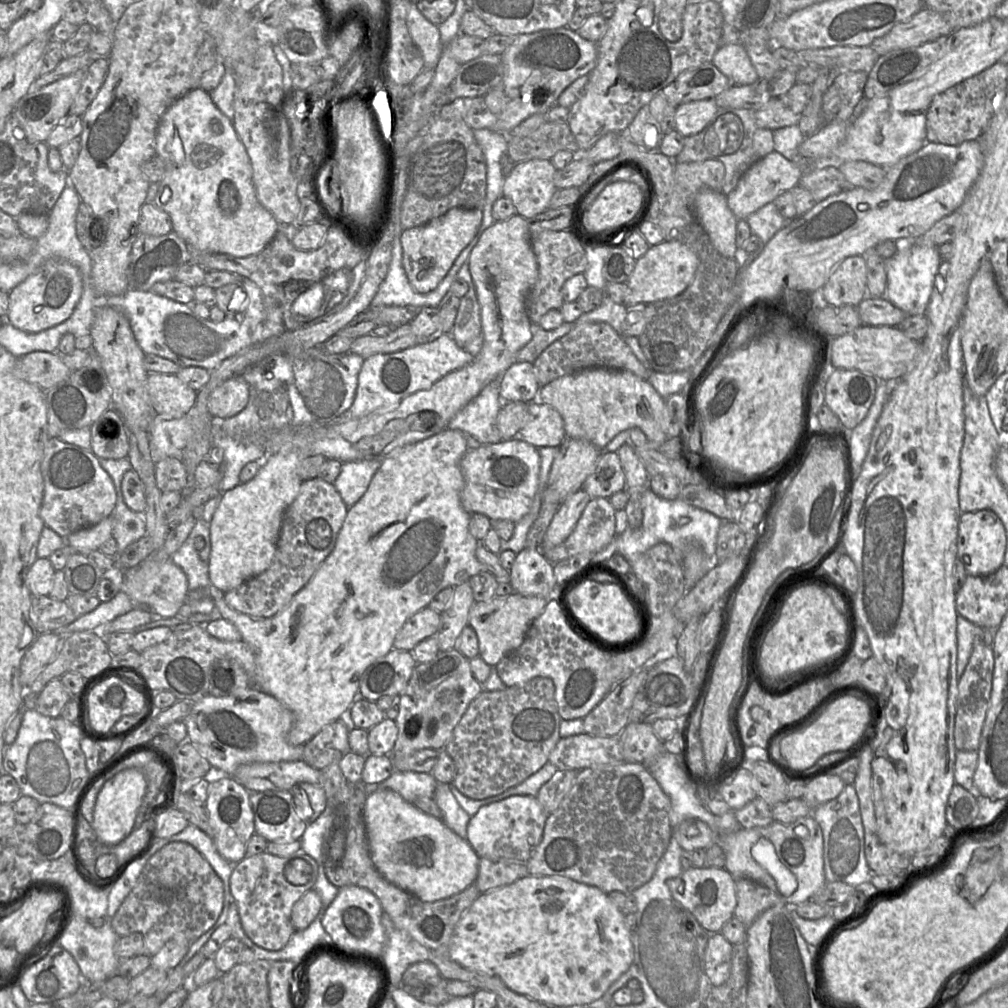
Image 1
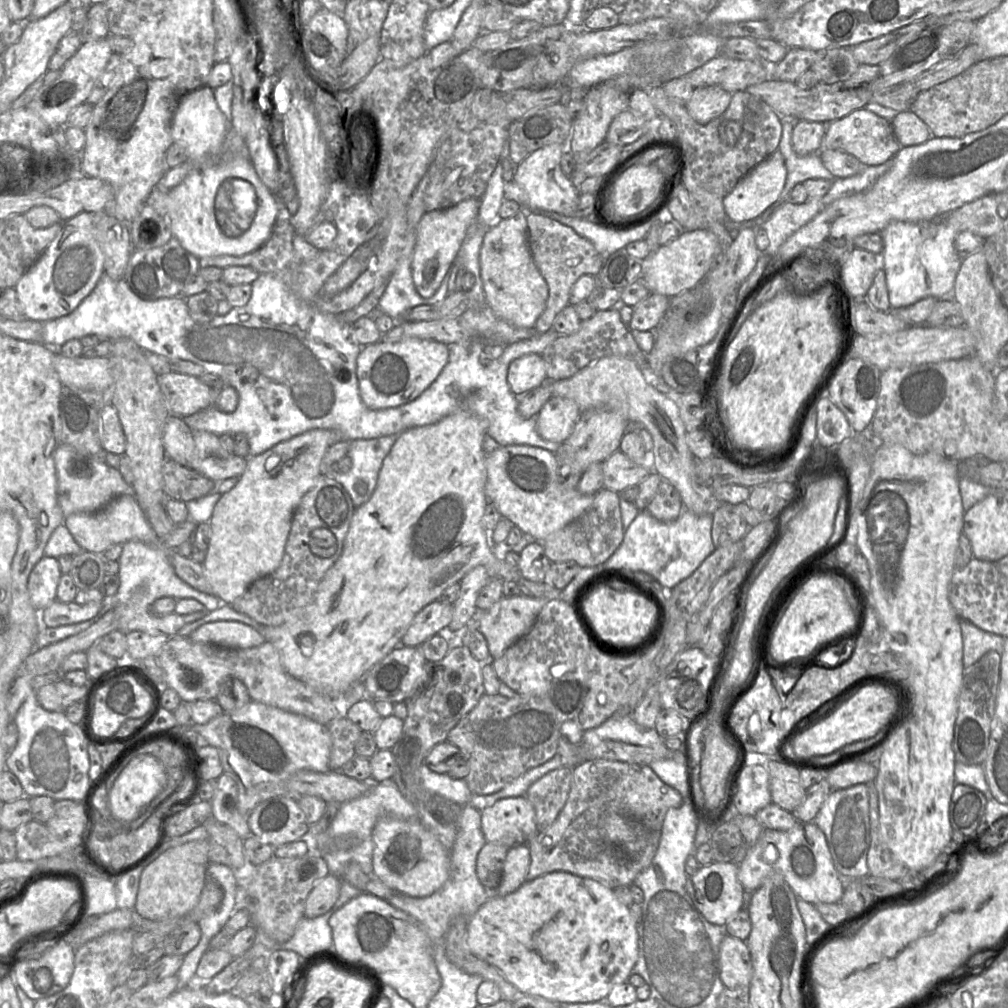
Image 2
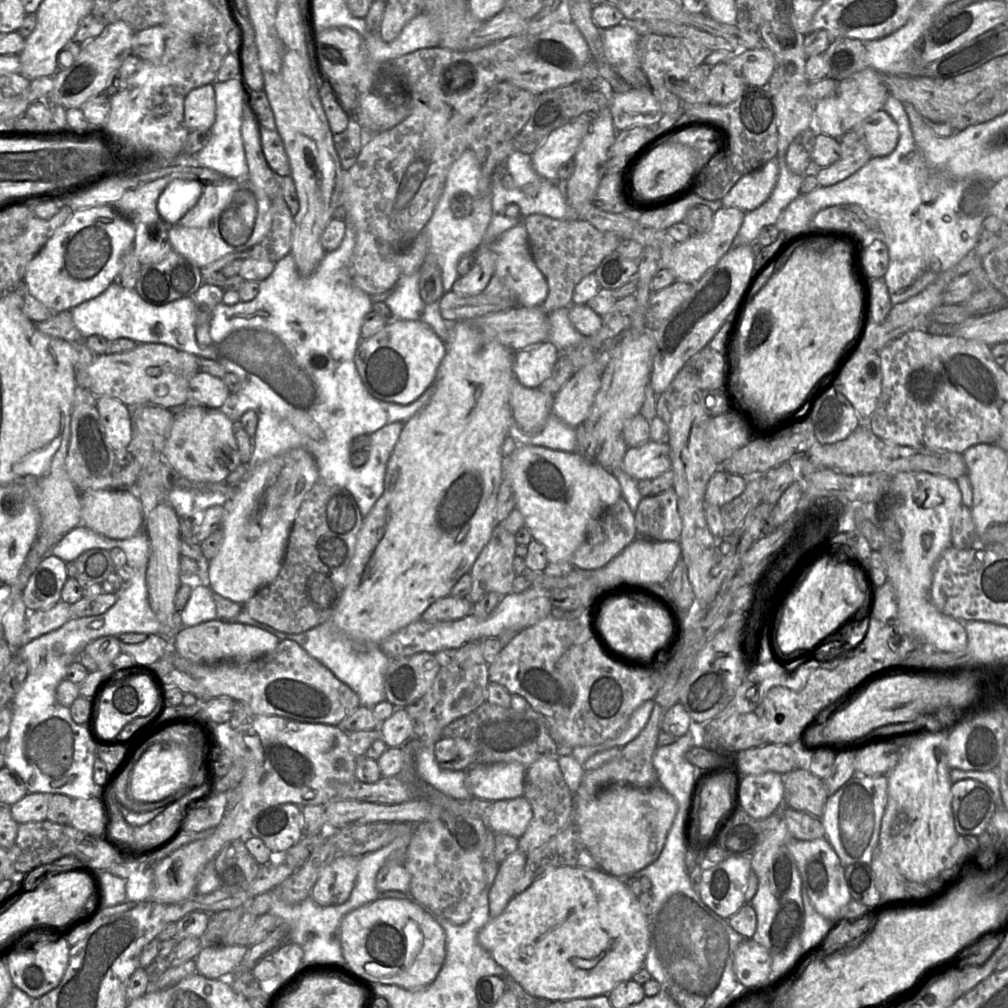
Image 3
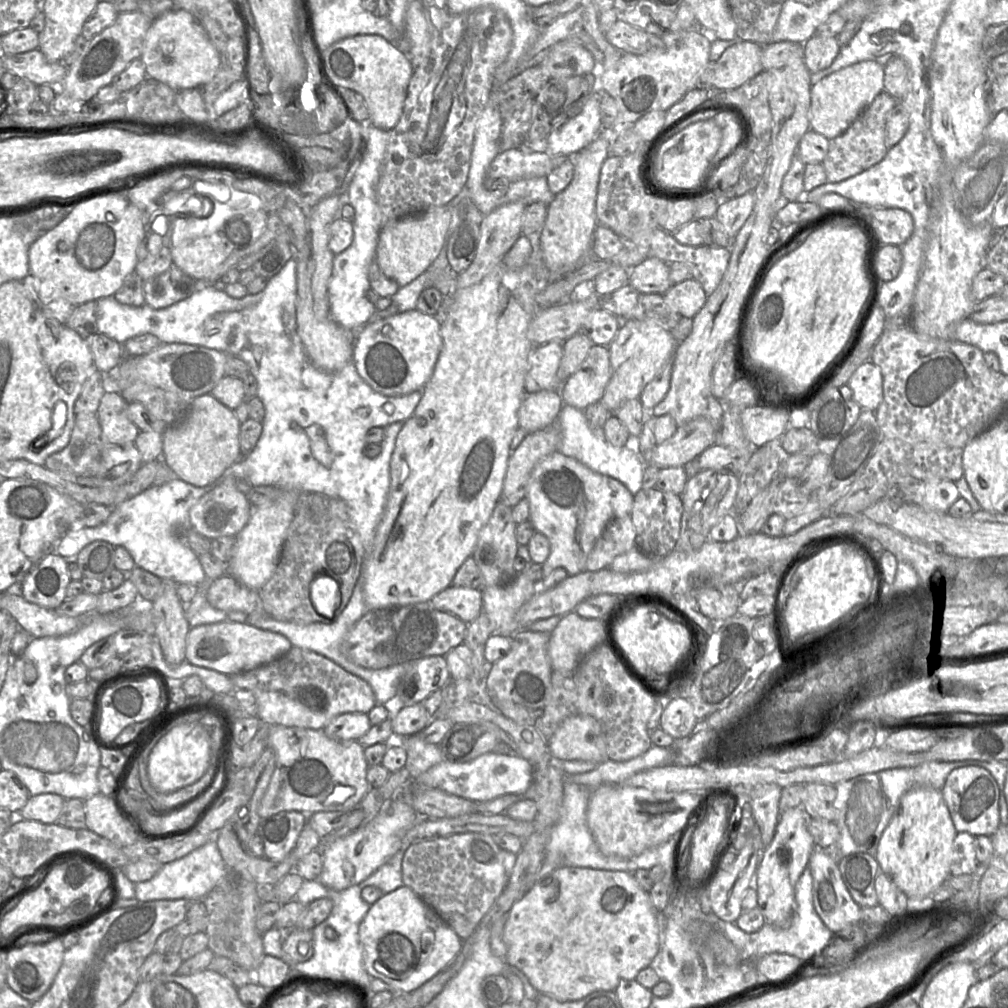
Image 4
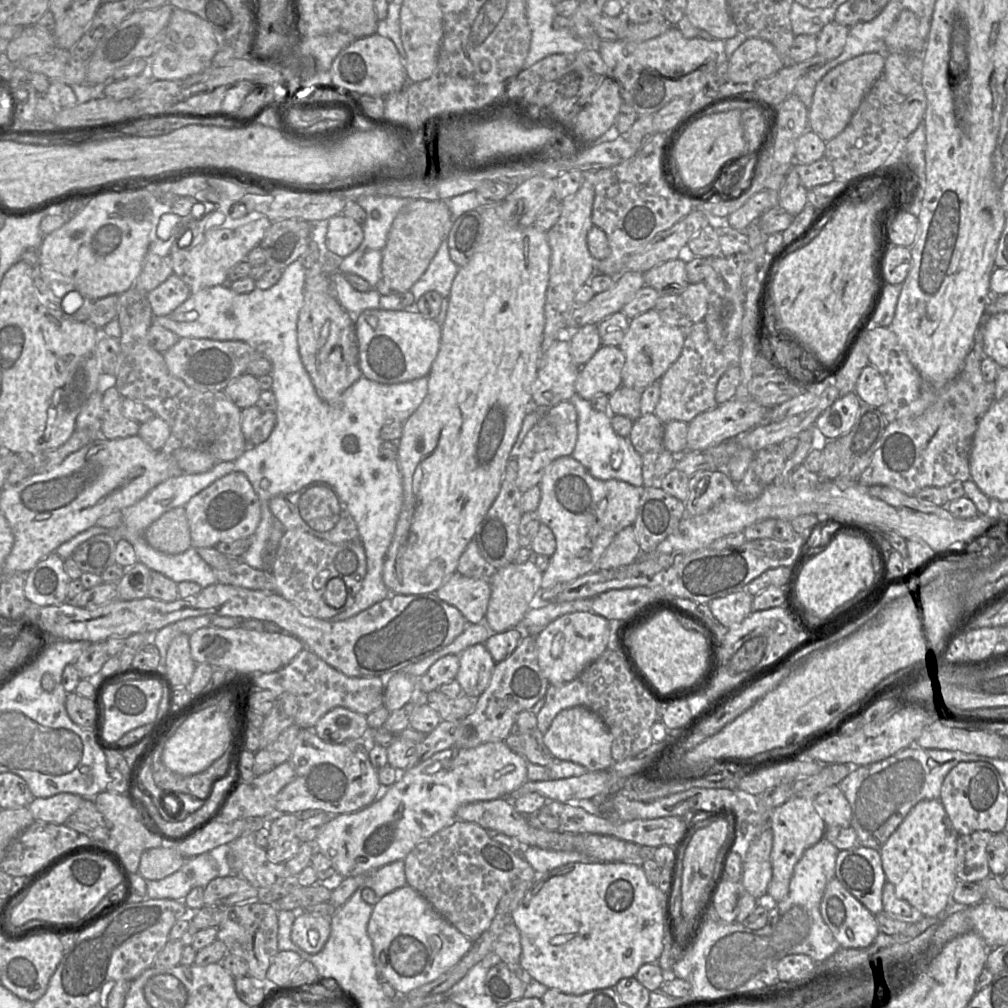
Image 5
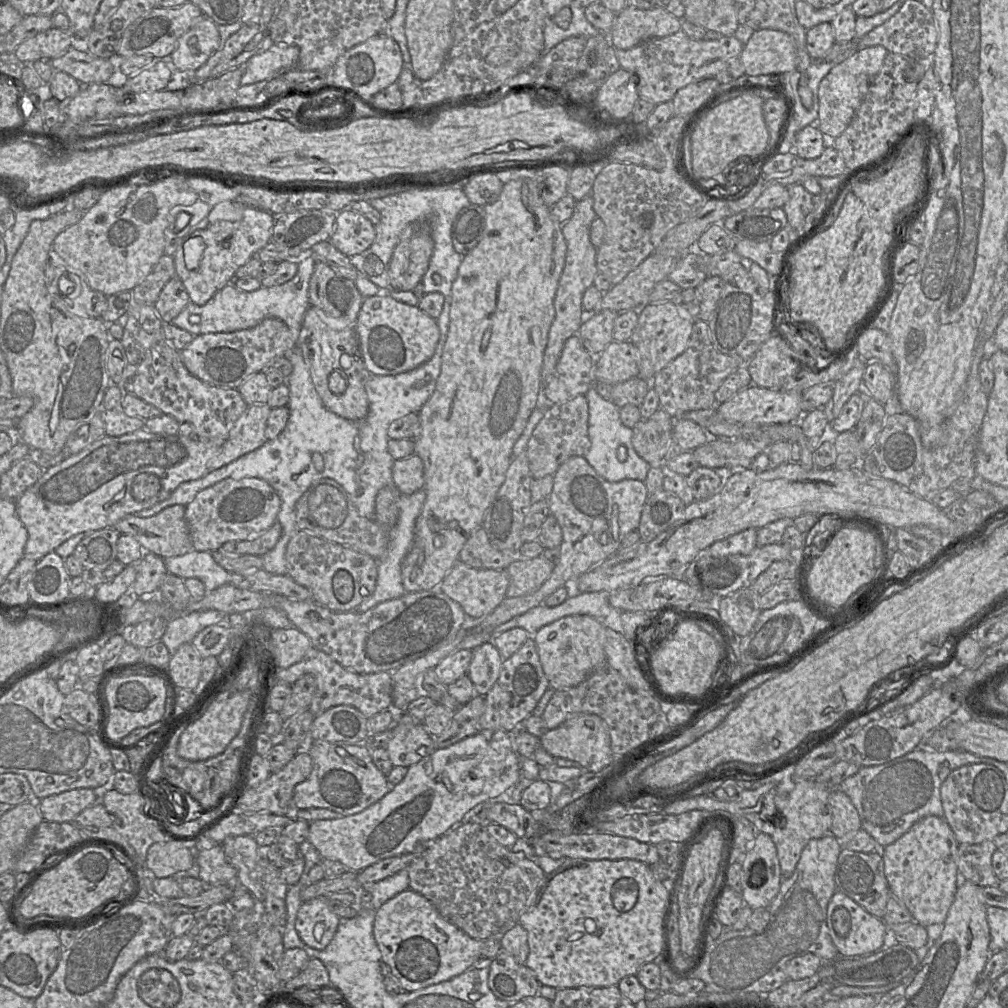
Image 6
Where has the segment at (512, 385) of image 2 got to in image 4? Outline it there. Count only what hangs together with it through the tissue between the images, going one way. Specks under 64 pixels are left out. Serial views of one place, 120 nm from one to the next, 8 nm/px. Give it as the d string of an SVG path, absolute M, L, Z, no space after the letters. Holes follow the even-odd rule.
M551 341L534 346L528 355L528 370L524 382L525 393L541 390L560 391L562 382L557 371L563 355L563 344Z

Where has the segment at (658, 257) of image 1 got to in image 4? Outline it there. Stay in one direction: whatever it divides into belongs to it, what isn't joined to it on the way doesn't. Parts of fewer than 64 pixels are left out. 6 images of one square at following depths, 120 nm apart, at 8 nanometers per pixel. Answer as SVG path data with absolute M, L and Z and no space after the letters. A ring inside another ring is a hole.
M754 192L720 202L716 219L723 225L730 238L735 238L751 215L755 204Z

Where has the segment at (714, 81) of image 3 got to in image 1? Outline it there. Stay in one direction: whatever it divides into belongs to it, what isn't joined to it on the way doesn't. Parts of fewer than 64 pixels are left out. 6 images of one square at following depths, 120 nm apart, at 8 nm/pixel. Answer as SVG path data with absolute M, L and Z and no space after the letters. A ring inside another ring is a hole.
M714 99L681 104L676 108L674 127L683 137L696 135L706 128L718 109Z

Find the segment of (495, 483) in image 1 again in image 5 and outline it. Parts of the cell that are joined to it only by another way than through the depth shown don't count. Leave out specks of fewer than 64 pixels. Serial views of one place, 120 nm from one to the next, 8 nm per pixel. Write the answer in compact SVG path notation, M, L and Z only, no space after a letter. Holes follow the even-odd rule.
M572 456L555 459L545 470L538 486L541 499L535 511L538 513L540 523L552 530L556 540L555 552L549 557L549 565L542 573L541 590L548 589L556 583L571 582L596 569L598 560L614 537L625 527L633 525L643 489L620 480L599 480L589 474Z

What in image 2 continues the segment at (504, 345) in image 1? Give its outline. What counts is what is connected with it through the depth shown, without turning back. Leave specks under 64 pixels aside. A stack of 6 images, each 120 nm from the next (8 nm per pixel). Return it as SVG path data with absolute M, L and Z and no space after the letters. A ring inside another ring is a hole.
M527 211L502 219L487 228L479 254L480 273L486 304L493 314L517 328L534 328L545 308L548 285L539 272L527 239Z

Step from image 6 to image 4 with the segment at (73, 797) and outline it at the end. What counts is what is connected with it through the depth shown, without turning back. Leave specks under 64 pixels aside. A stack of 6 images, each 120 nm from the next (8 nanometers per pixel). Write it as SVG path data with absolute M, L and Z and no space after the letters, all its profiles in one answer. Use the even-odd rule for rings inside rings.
M42 793L29 796L24 807L13 813L24 820L35 820L45 824L56 823L65 798L55 793Z

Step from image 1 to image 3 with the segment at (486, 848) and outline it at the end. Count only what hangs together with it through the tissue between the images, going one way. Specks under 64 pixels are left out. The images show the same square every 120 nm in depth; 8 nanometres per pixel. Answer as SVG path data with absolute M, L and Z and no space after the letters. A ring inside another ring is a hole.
M524 796L492 802L488 809L487 825L495 834L504 833L520 838L533 817L530 802Z

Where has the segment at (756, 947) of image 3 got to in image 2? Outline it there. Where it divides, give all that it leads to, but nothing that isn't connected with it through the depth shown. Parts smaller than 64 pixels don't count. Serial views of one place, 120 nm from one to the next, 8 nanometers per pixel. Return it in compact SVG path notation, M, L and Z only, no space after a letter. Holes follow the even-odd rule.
M726 935L719 948L720 978L725 988L749 986L753 966L746 941Z

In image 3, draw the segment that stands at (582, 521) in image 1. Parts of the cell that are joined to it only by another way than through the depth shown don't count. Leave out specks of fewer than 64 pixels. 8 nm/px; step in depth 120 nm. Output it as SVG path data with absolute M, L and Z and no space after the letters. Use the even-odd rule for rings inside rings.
M621 496L588 526L585 538L573 553L570 563L575 569L596 570L608 564L626 546L637 538L634 513Z

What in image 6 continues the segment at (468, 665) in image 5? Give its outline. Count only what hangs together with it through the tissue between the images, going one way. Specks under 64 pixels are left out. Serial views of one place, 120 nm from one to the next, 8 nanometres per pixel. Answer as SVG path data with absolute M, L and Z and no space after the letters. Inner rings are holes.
M486 642L473 650L467 675L473 682L476 695L486 695L496 683L503 659L495 646Z

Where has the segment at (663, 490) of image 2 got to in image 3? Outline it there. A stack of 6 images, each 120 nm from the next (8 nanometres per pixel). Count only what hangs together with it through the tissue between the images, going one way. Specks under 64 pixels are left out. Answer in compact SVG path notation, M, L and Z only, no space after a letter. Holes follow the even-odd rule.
M673 488L642 497L634 512L637 536L657 542L678 541L682 523Z

